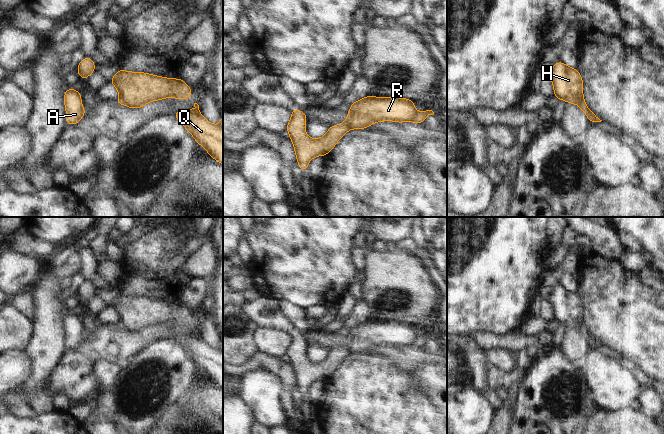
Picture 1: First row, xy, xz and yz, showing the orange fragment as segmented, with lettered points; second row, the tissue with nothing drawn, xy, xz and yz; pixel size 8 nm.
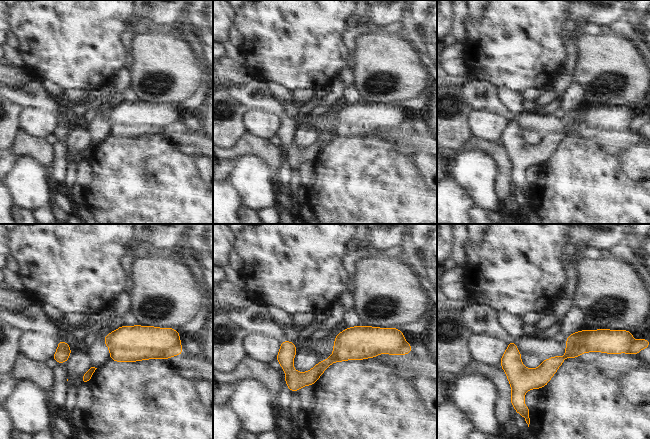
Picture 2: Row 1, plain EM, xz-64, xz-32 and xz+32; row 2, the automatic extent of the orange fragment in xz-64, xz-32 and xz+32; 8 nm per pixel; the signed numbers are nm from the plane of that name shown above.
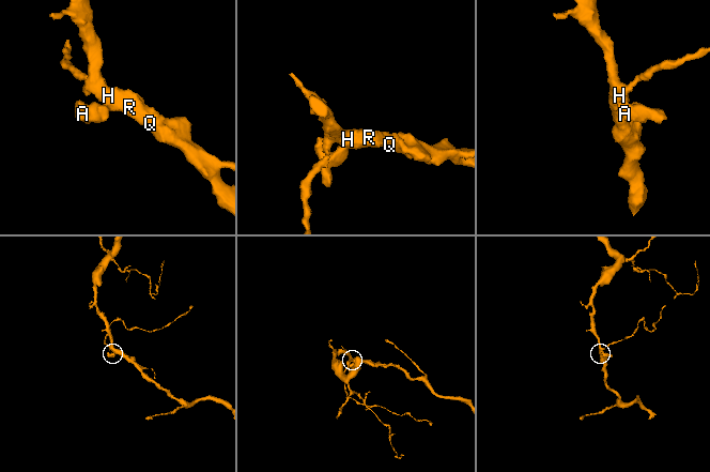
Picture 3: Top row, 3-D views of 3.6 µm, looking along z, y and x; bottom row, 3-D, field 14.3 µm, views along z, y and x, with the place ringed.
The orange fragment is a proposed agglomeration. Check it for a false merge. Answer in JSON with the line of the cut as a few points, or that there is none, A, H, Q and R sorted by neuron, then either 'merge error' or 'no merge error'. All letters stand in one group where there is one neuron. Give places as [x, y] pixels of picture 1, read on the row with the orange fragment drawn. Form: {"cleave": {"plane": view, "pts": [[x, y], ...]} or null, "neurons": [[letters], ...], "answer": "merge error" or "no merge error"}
{"cleave": {"plane": "yz", "pts": [[583, 98], [577, 103]]}, "neurons": [["A"], ["H", "Q", "R"]], "answer": "merge error"}

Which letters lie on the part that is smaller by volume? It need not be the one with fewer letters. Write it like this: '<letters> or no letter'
A.

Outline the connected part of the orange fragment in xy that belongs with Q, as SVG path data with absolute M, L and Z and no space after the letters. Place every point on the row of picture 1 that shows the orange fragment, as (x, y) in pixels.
M194 103L194 110L185 112L179 110L173 117L181 121L184 128L192 134L196 143L203 146L210 157L223 165L223 117L219 125L208 122L199 111L199 105Z

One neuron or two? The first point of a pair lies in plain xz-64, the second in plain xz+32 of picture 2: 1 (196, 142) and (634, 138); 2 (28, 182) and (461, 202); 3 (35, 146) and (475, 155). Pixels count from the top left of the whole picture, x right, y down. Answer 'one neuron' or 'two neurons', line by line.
1: one neuron
2: two neurons
3: two neurons

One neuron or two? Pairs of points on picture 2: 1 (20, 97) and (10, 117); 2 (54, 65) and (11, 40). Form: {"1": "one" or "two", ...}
{"1": "two", "2": "two"}

